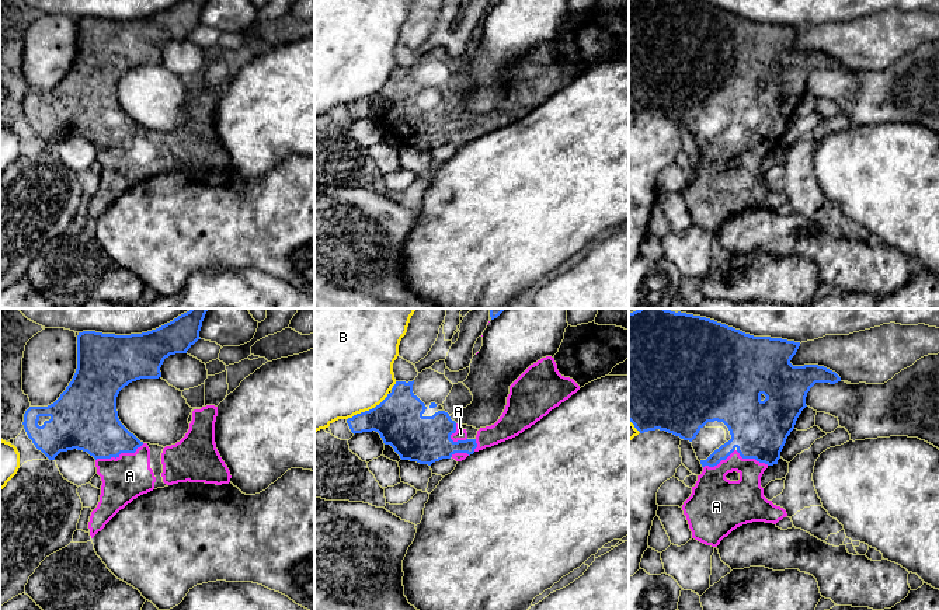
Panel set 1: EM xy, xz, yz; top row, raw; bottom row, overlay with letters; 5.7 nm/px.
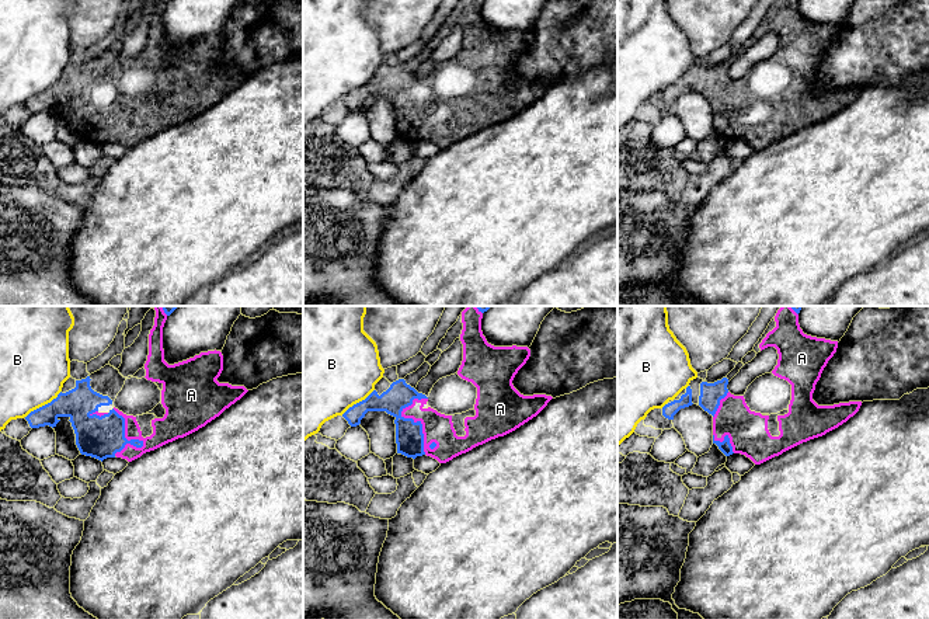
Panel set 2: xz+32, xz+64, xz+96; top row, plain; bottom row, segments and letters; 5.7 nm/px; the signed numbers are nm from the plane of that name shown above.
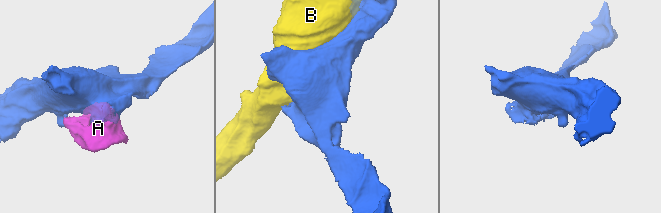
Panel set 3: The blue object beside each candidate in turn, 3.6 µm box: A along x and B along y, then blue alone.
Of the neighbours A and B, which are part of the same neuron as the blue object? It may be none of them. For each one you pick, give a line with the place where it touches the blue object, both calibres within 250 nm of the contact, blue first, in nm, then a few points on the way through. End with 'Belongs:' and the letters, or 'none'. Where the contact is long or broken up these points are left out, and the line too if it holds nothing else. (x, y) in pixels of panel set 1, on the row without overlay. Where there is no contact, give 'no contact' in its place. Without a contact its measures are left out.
A: yz (737, 136) | 320/190 nm
Belongs: A

